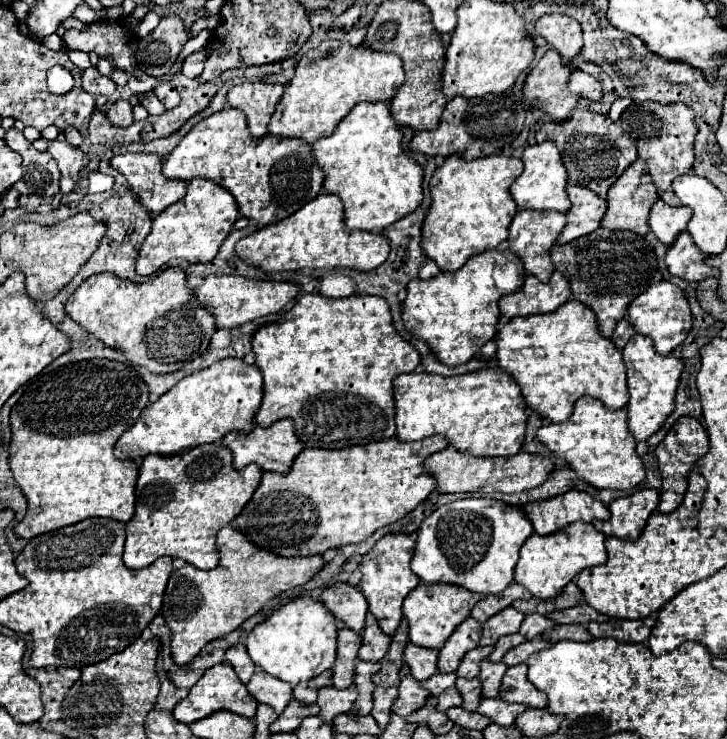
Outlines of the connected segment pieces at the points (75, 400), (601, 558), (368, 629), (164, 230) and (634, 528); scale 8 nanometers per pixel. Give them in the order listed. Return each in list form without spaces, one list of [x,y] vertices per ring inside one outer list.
[[[85,337],[85,341],[81,341],[81,357],[89,357],[89,361],[77,361],[77,365],[57,365],[57,361],[53,361],[25,385],[21,399],[11,411],[13,437],[9,465],[15,481],[29,499],[27,515],[15,527],[15,533],[23,539],[73,525],[87,517],[111,517],[127,523],[135,513],[139,467],[133,461],[119,461],[113,455],[113,447],[149,405],[149,387],[123,353],[105,347],[99,341],[97,355],[99,357],[93,357],[93,345],[87,345]]]
[[[571,523],[569,527],[563,527],[561,531],[555,531],[551,535],[533,533],[525,541],[525,545],[521,547],[521,557],[515,565],[515,583],[527,587],[537,599],[557,597],[557,593],[561,593],[561,589],[581,569],[603,565],[605,561],[605,535],[597,531],[591,523]]]
[[[367,613],[365,629],[363,629],[363,645],[359,649],[359,659],[363,661],[381,661],[389,651],[391,637],[385,635],[377,623],[377,619]]]
[[[203,177],[191,179],[187,185],[187,195],[177,203],[169,205],[153,219],[151,235],[145,239],[143,249],[137,257],[137,273],[153,275],[171,259],[209,263],[217,255],[225,237],[231,233],[231,223],[235,223],[237,217],[237,201],[225,187]]]
[[[641,489],[629,499],[615,499],[609,505],[611,533],[625,541],[637,541],[649,515],[659,505],[659,493],[655,489]]]

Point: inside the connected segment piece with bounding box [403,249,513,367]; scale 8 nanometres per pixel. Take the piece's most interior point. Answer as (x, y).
(456, 313)

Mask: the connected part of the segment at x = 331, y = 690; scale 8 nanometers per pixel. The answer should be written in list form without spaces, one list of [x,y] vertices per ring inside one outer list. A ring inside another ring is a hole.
[[[325,687],[325,689],[319,689],[319,699],[317,699],[317,705],[321,705],[321,713],[319,717],[325,721],[325,723],[331,723],[337,715],[341,713],[349,713],[353,703],[357,699],[357,691],[351,687],[351,689],[335,689],[335,687]]]

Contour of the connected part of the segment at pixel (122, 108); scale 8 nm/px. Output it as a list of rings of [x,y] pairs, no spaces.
[[[115,101],[109,109],[107,109],[107,119],[115,125],[115,127],[129,127],[133,123],[133,107],[129,105],[129,101]]]

